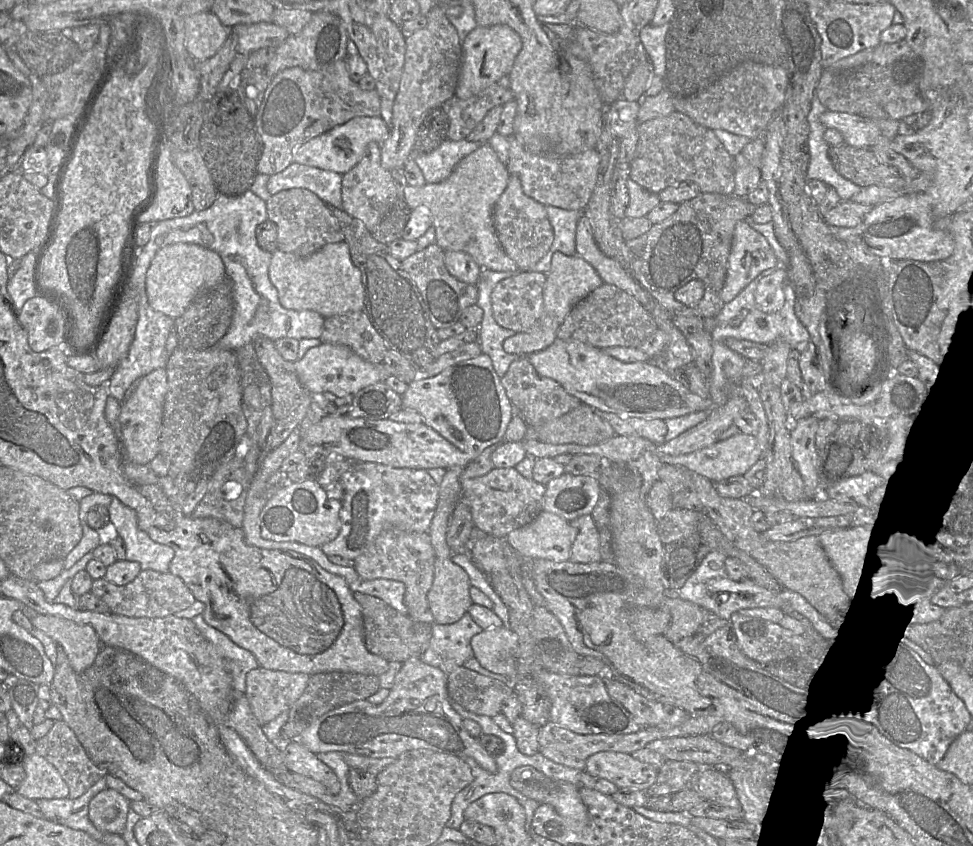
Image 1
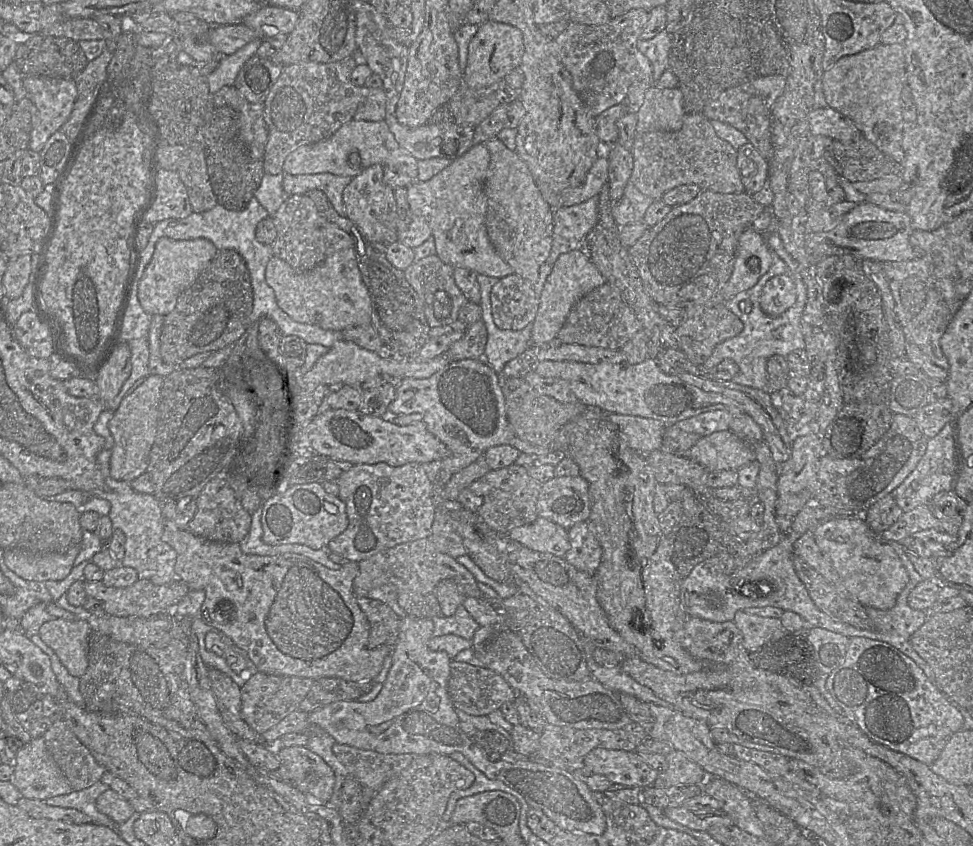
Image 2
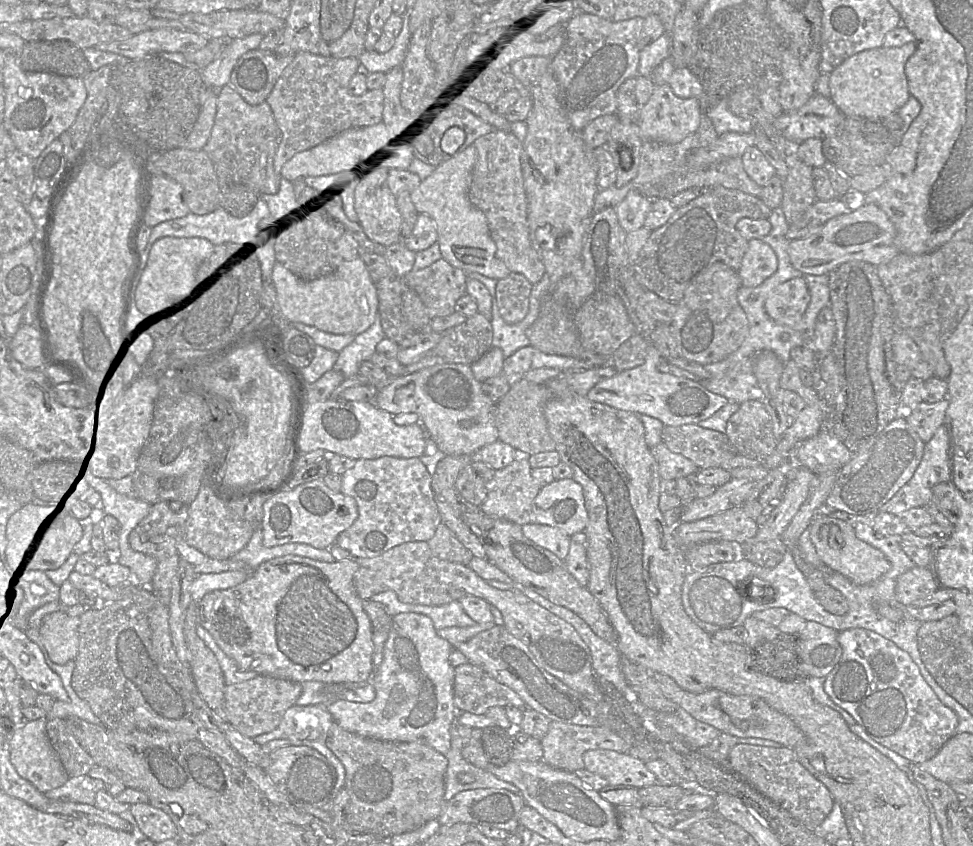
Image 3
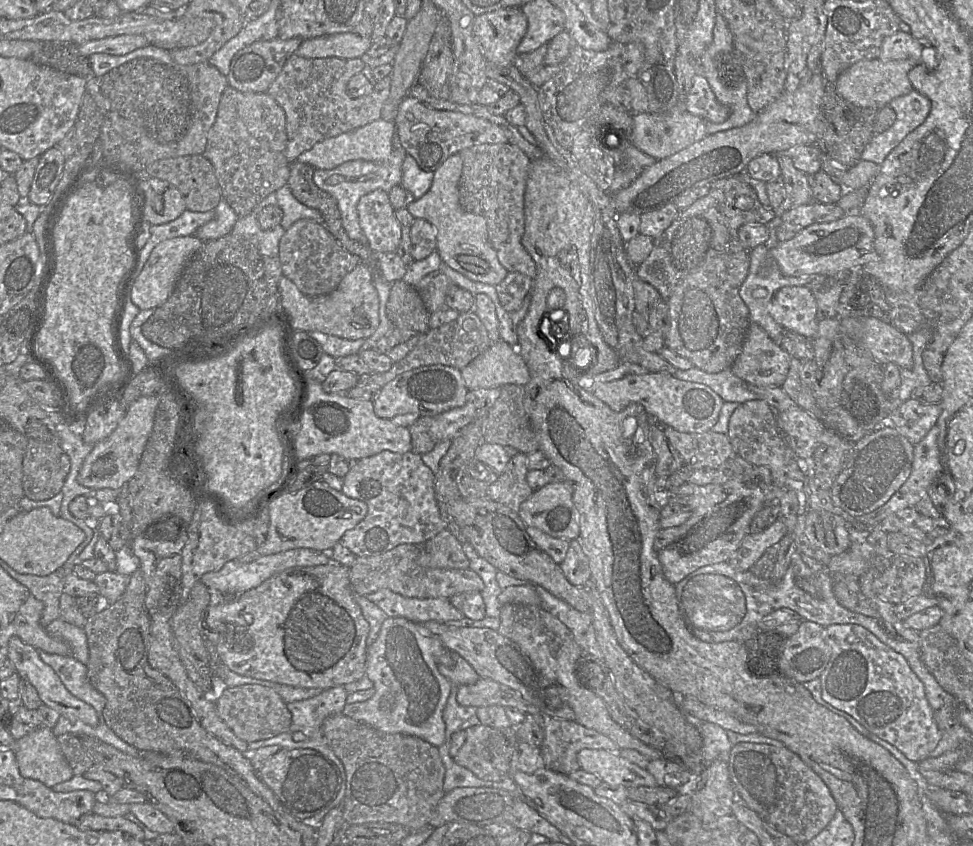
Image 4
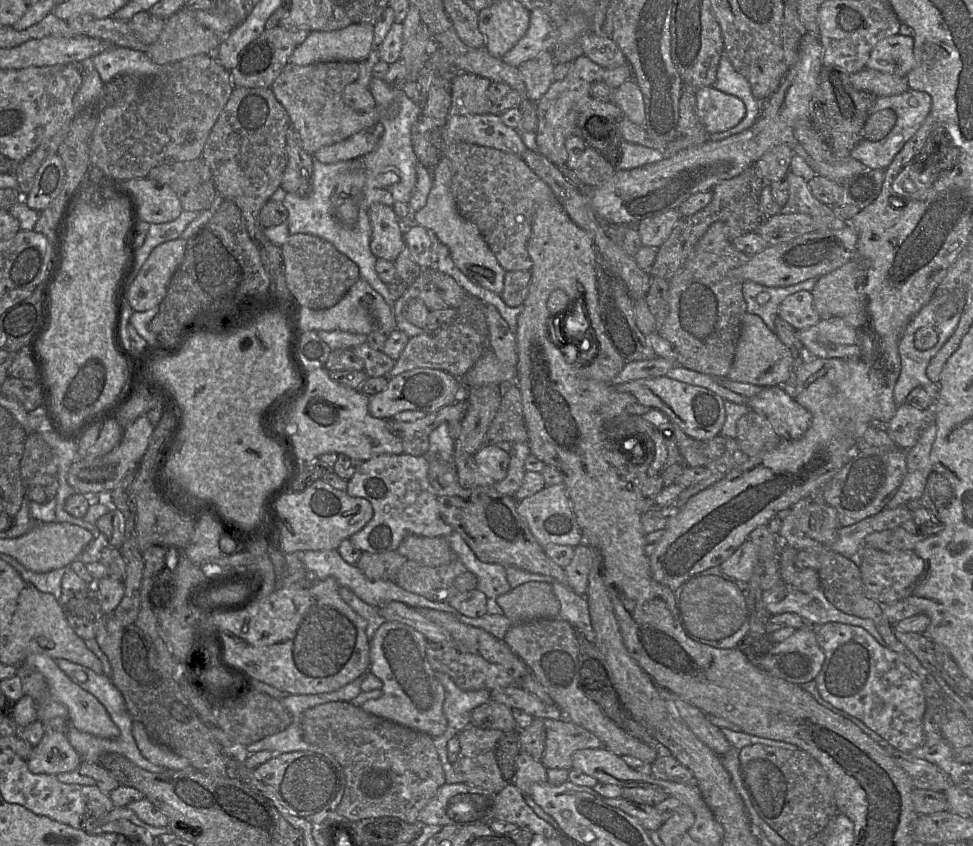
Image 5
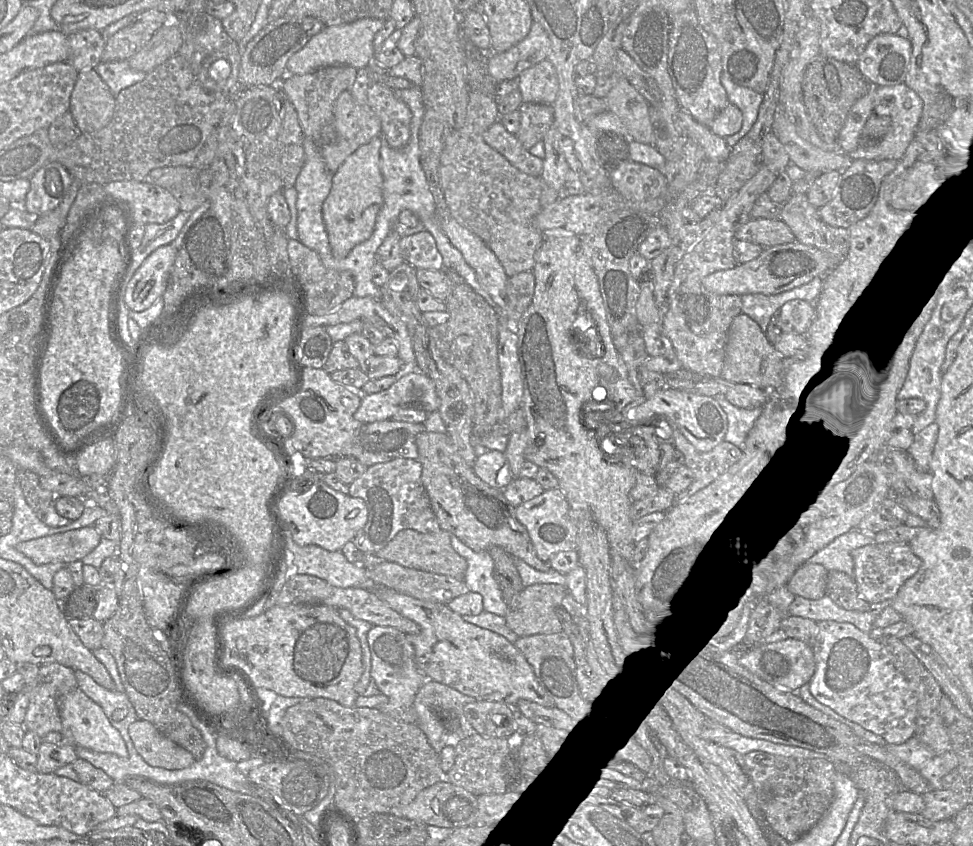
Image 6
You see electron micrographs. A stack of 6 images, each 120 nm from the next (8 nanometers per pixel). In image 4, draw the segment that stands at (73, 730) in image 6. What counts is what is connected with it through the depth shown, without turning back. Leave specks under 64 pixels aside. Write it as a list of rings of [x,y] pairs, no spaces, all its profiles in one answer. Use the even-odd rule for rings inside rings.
[[[12,636],[8,643],[8,660],[10,660],[21,678],[27,679],[38,691],[43,704],[56,710],[70,721],[82,721],[92,727],[96,727],[99,718],[96,710],[86,702],[73,696],[60,680],[55,671],[42,661],[40,655],[33,646],[24,643],[19,637]]]

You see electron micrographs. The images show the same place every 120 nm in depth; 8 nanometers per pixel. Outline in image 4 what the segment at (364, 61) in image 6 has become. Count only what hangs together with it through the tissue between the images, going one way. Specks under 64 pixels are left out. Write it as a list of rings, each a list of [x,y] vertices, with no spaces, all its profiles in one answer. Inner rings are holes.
[[[340,33],[302,41],[295,54],[308,59],[338,57],[361,58],[372,42],[354,33]]]

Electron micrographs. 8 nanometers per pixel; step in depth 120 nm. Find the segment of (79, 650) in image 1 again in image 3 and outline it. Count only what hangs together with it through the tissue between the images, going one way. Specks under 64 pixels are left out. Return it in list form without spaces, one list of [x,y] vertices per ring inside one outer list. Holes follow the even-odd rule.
[[[56,611],[43,618],[40,635],[51,660],[58,665],[75,661],[79,653],[80,616]]]

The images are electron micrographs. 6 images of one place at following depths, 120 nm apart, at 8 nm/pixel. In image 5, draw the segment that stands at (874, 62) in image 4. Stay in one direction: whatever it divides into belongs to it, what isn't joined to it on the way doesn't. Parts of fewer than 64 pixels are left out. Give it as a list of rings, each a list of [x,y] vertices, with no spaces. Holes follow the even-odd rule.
[[[865,67],[859,72],[850,74],[850,83],[861,91],[876,96],[891,96],[909,89],[906,76],[897,76]]]

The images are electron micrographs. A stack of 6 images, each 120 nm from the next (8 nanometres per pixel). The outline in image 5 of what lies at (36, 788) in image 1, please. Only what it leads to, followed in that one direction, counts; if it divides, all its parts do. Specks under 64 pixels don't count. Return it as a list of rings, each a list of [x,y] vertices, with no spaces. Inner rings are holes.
[[[65,733],[44,734],[39,744],[32,747],[27,760],[32,773],[49,775],[76,771],[81,763]]]

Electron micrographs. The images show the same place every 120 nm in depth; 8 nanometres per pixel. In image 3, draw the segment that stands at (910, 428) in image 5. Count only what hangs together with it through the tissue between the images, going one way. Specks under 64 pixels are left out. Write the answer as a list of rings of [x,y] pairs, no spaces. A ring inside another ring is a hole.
[[[947,398],[936,403],[922,401],[910,411],[905,419],[919,435],[920,439],[926,443],[933,437],[936,430],[944,425],[948,407],[949,400]]]

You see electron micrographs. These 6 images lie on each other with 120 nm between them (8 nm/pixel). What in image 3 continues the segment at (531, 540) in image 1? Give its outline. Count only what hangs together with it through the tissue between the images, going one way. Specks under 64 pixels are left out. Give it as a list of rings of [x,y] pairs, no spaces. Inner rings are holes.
[[[532,523],[521,527],[524,536],[535,544],[551,551],[561,560],[566,558],[570,548],[570,536],[561,529],[545,524]]]

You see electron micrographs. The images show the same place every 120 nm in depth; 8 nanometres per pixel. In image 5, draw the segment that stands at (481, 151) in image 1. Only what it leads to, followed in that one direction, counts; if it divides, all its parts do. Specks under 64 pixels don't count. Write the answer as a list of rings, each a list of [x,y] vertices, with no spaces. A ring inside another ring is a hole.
[[[444,155],[432,171],[432,187],[425,206],[414,214],[413,221],[431,229],[450,251],[455,265],[470,281],[501,295],[506,271],[484,240],[478,227],[460,215],[451,193],[452,163]]]

